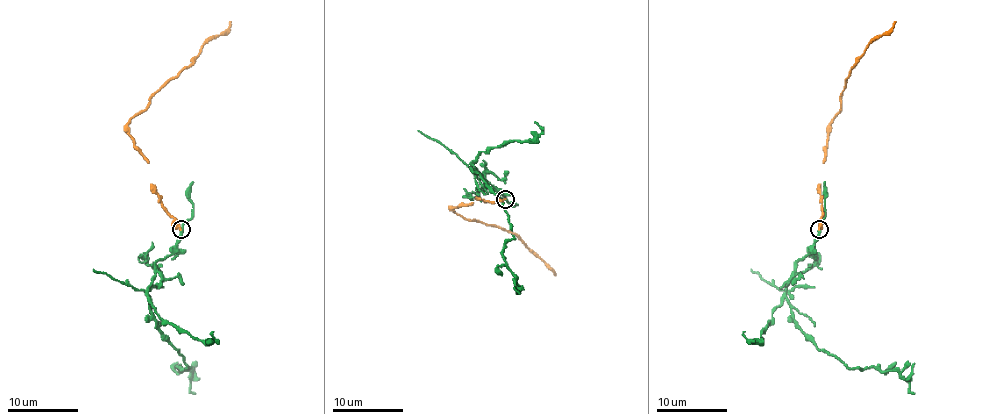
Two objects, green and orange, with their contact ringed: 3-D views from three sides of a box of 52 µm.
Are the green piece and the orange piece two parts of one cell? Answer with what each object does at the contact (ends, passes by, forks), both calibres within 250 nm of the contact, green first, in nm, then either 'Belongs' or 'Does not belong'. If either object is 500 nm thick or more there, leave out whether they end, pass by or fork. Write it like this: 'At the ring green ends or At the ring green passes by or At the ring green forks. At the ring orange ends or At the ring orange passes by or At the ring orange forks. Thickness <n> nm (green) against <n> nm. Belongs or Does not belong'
At the ring green passes by. At the ring orange ends. Thickness 200 nm (green) against 240 nm. Does not belong

